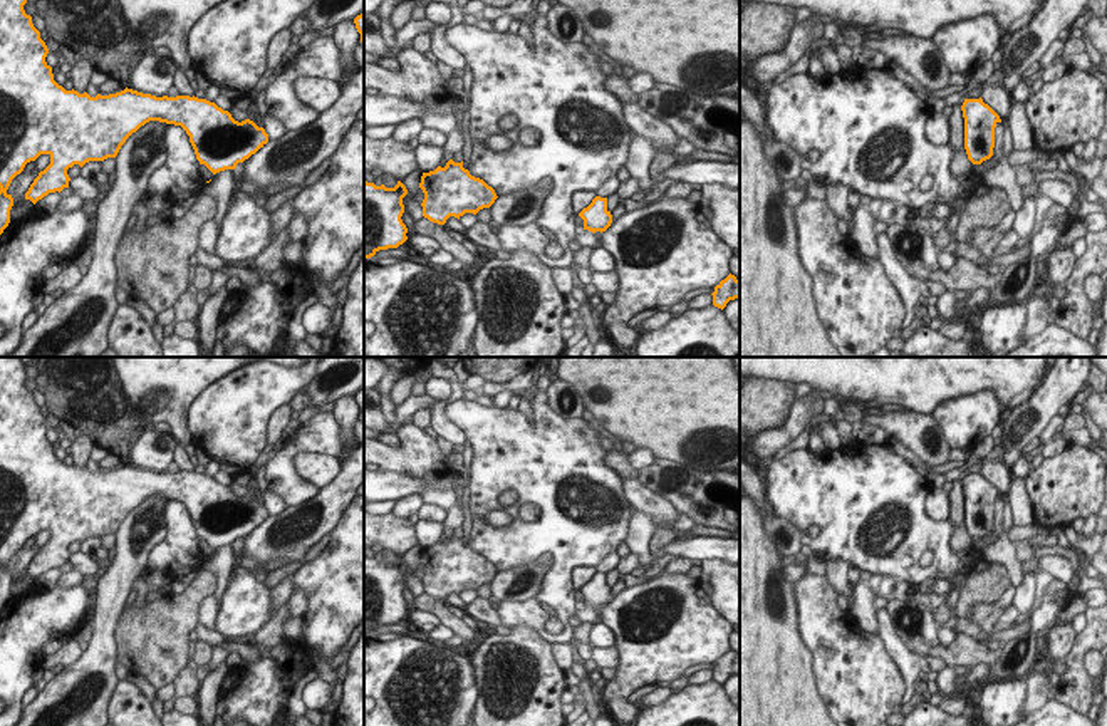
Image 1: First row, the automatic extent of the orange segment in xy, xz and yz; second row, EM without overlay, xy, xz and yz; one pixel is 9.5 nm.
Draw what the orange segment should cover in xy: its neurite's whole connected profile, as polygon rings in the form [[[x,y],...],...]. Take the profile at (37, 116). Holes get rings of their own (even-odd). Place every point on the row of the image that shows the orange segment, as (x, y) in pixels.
[[[0,0],[0,235],[10,223],[13,206],[7,193],[12,179],[27,163],[40,154],[50,156],[50,164],[39,173],[25,193],[34,205],[49,193],[69,188],[67,169],[89,161],[116,158],[126,139],[149,121],[181,126],[190,136],[200,164],[213,174],[235,169],[268,143],[268,134],[253,121],[235,121],[228,111],[206,99],[176,96],[156,97],[133,89],[91,97],[87,92],[65,91],[54,80],[52,67],[45,62],[49,49],[25,13],[27,0]]]

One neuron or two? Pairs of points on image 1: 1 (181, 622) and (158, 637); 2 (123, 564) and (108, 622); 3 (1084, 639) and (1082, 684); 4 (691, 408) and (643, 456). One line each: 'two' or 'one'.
1: one
2: one
3: one
4: two

